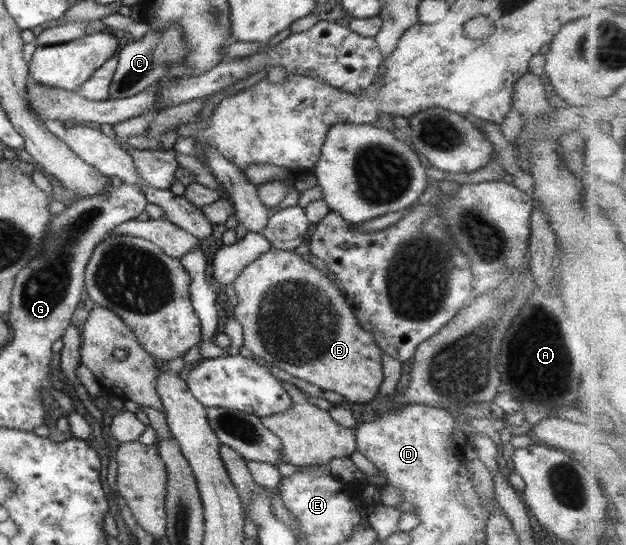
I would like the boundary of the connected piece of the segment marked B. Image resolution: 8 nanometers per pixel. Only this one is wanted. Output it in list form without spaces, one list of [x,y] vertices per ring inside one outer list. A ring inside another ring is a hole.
[[[270,249],[249,262],[233,280],[232,286],[237,300],[232,318],[241,325],[242,346],[251,354],[262,358],[267,365],[284,370],[293,378],[343,396],[345,401],[366,403],[377,397],[377,388],[383,380],[382,350],[367,332],[361,330],[342,291],[321,270],[303,262],[300,253]]]

